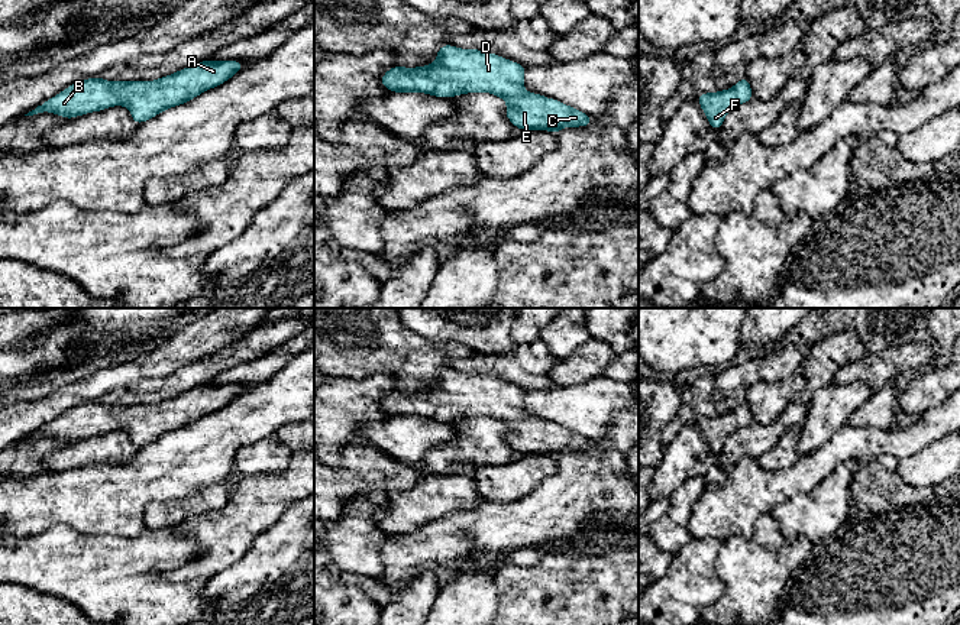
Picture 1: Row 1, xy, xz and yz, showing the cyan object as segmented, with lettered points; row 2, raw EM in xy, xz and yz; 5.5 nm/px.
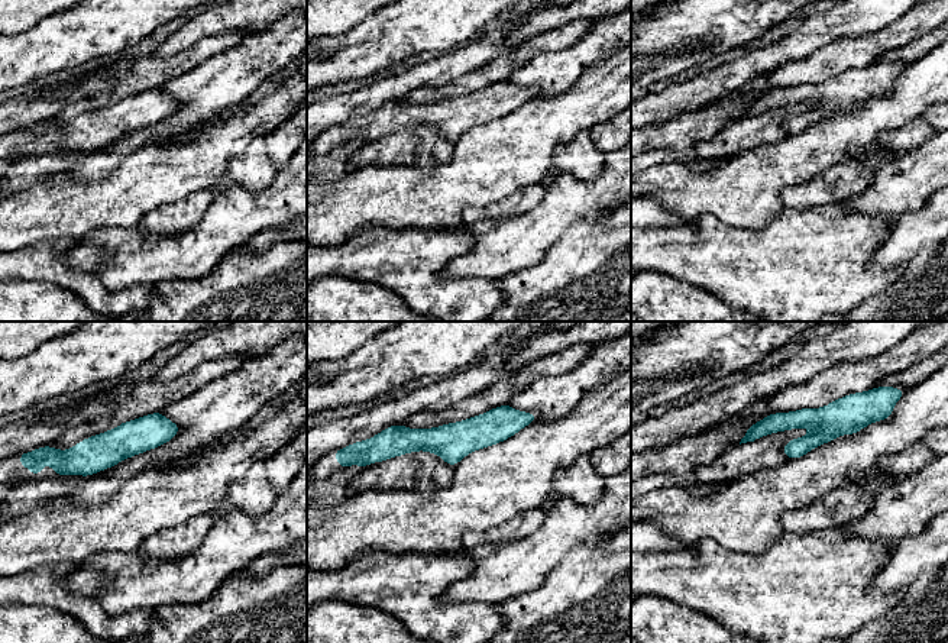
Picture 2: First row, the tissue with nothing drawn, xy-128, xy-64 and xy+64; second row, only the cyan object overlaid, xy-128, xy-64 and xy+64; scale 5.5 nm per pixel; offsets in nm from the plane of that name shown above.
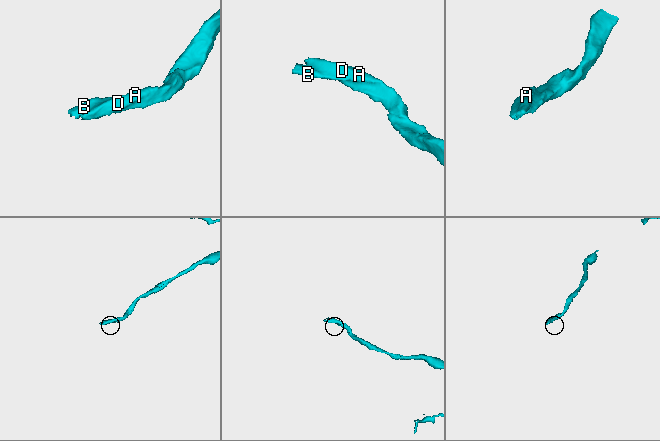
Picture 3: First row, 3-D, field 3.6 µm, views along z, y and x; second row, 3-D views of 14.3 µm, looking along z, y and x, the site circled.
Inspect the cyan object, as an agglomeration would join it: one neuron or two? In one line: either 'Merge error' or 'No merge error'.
No merge error

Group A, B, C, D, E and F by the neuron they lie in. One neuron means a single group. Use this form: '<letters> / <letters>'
A B C D E F

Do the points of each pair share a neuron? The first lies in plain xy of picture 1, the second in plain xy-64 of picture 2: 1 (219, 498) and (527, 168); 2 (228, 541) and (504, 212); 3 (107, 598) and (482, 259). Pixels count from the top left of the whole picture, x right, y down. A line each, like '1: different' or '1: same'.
1: different
2: different
3: different

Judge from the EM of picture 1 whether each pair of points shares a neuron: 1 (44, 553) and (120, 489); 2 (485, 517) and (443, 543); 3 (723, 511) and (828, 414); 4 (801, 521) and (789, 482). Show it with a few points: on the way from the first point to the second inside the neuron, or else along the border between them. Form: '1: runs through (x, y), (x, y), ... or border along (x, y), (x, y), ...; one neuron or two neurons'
1: border along (39, 533), (67, 524), (83, 534), (106, 536); two neurons
2: runs through (474, 525), (458, 525), (452, 531); one neuron
3: border along (830, 436), (823, 444), (801, 456); two neurons
4: border along (798, 492), (779, 502), (771, 511); two neurons

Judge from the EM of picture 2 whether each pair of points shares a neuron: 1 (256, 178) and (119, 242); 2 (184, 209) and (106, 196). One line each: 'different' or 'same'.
1: different
2: different

